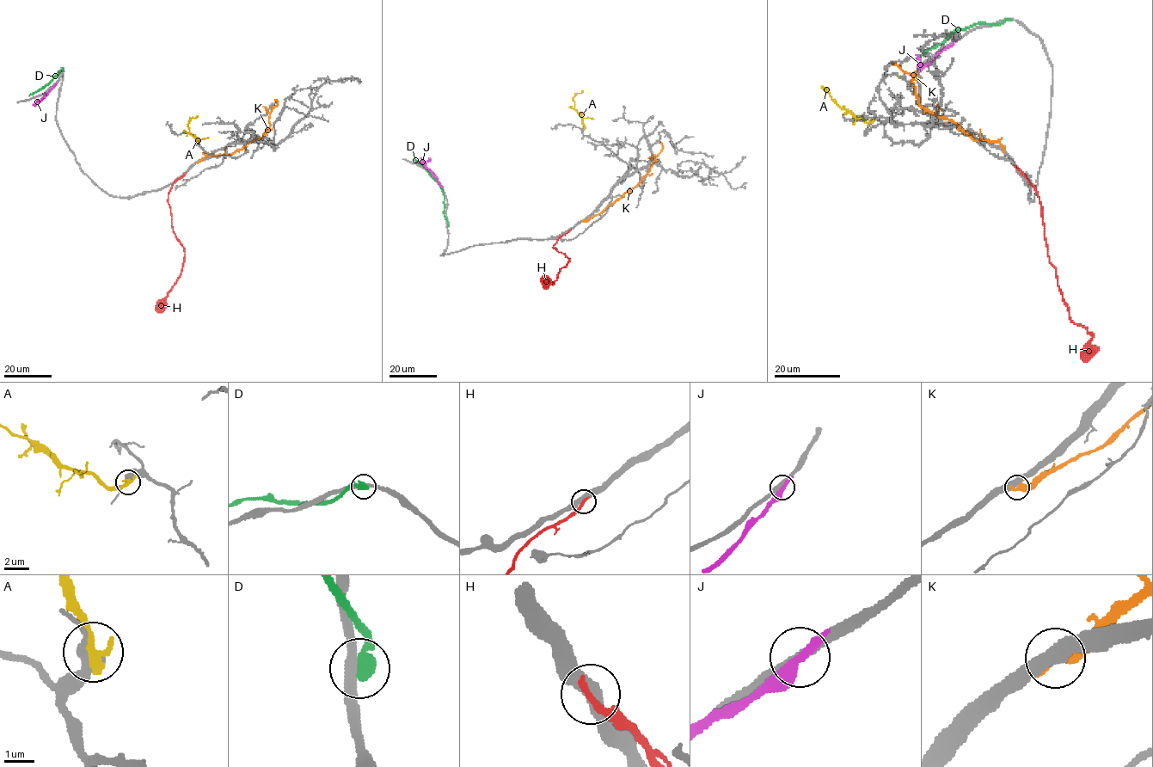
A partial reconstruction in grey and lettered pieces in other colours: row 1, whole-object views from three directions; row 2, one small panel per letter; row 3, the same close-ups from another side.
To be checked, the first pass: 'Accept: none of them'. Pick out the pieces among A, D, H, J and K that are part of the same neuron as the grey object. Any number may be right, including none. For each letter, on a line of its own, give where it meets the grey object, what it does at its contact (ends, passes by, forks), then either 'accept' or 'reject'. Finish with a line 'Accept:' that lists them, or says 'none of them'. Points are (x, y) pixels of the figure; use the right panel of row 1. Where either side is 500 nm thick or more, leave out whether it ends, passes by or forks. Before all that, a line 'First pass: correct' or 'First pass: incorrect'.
First pass: incorrect
A: meets grey at (872, 121); it ends there; reject
D: meets grey at (1009, 19); it ends there; reject
H: meets grey at (1016, 167); it ends there; accept
J: meets grey at (953, 42); it passes by; reject
K: meets grey at (1004, 150); reject
Accept: H

